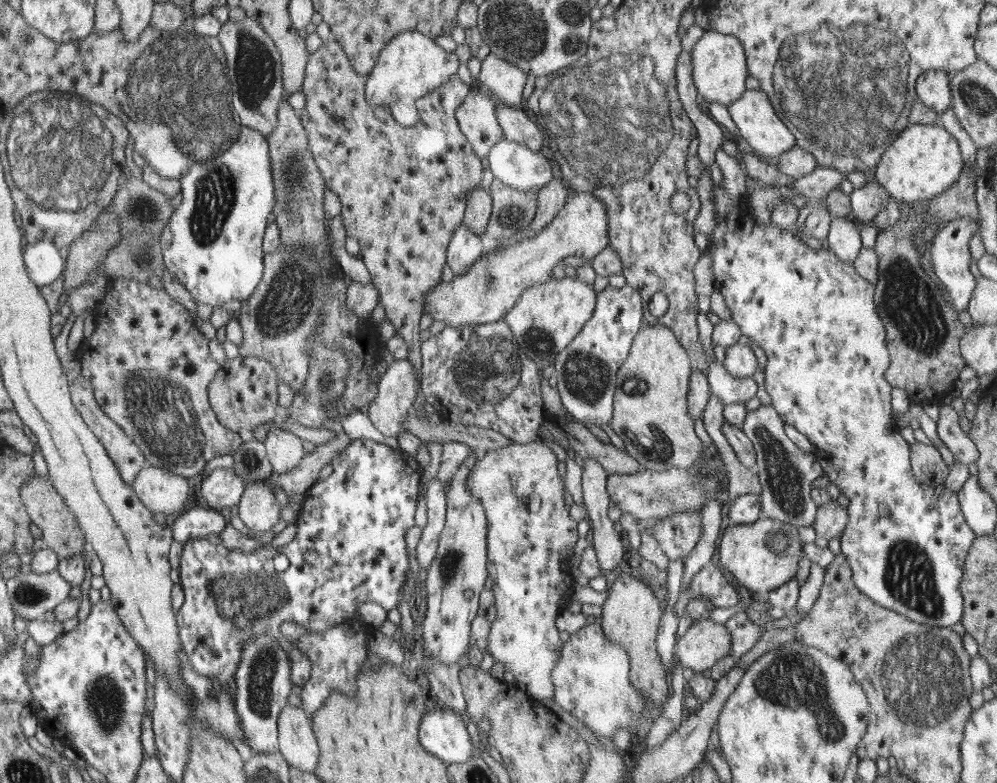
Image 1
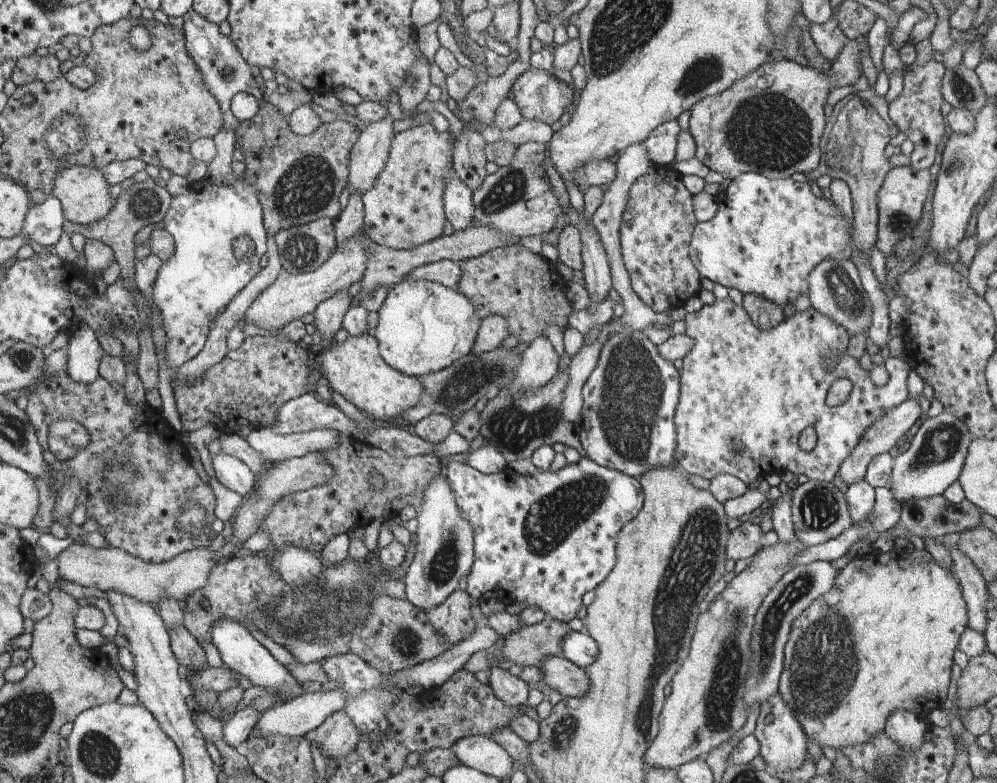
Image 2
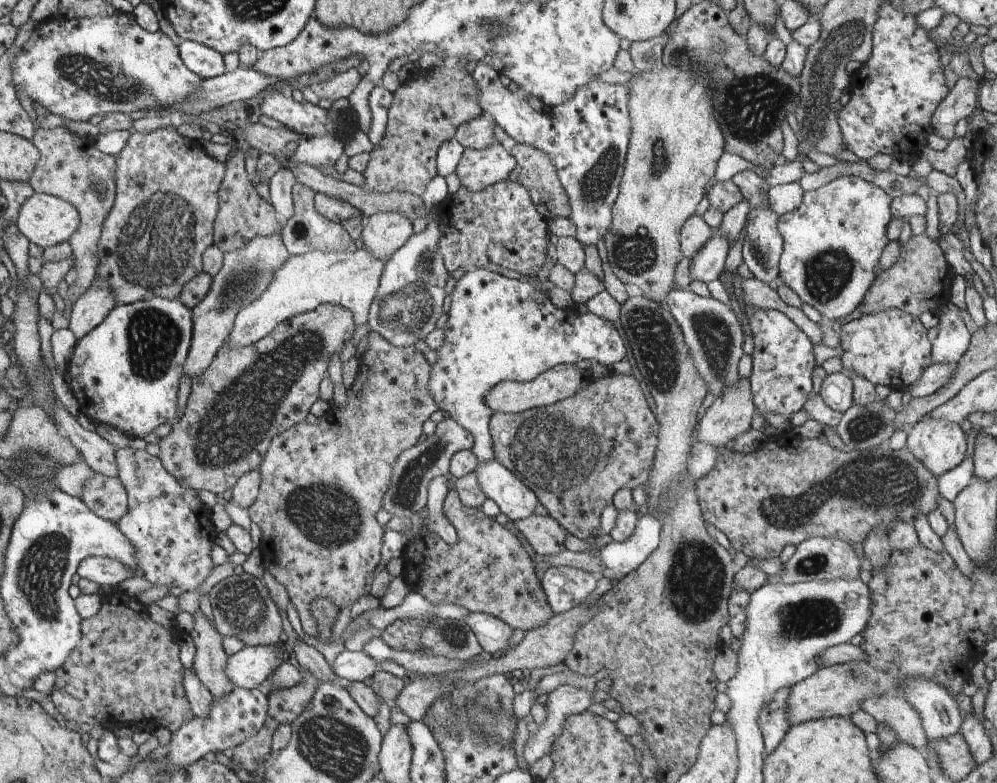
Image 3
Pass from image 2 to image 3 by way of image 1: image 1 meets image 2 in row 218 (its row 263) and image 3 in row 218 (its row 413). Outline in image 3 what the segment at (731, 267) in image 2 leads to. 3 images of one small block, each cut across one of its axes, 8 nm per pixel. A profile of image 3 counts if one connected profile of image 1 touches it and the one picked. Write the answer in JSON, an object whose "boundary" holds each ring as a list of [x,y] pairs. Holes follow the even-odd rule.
{"boundary":[[[841,177],[840,179],[835,179],[833,182],[827,183],[817,190],[804,191],[802,204],[799,208],[791,211],[790,213],[785,213],[779,216],[777,228],[781,232],[781,236],[784,240],[784,252],[780,259],[780,279],[782,282],[792,289],[794,293],[800,297],[800,300],[804,304],[808,304],[815,308],[826,321],[833,323],[838,320],[846,318],[851,314],[857,307],[860,307],[865,295],[868,290],[872,287],[876,274],[874,268],[878,266],[880,257],[886,245],[889,243],[887,238],[887,229],[890,222],[894,219],[891,214],[890,208],[893,204],[893,199],[882,190],[882,188],[876,187],[874,184],[865,182],[859,177]]]}

